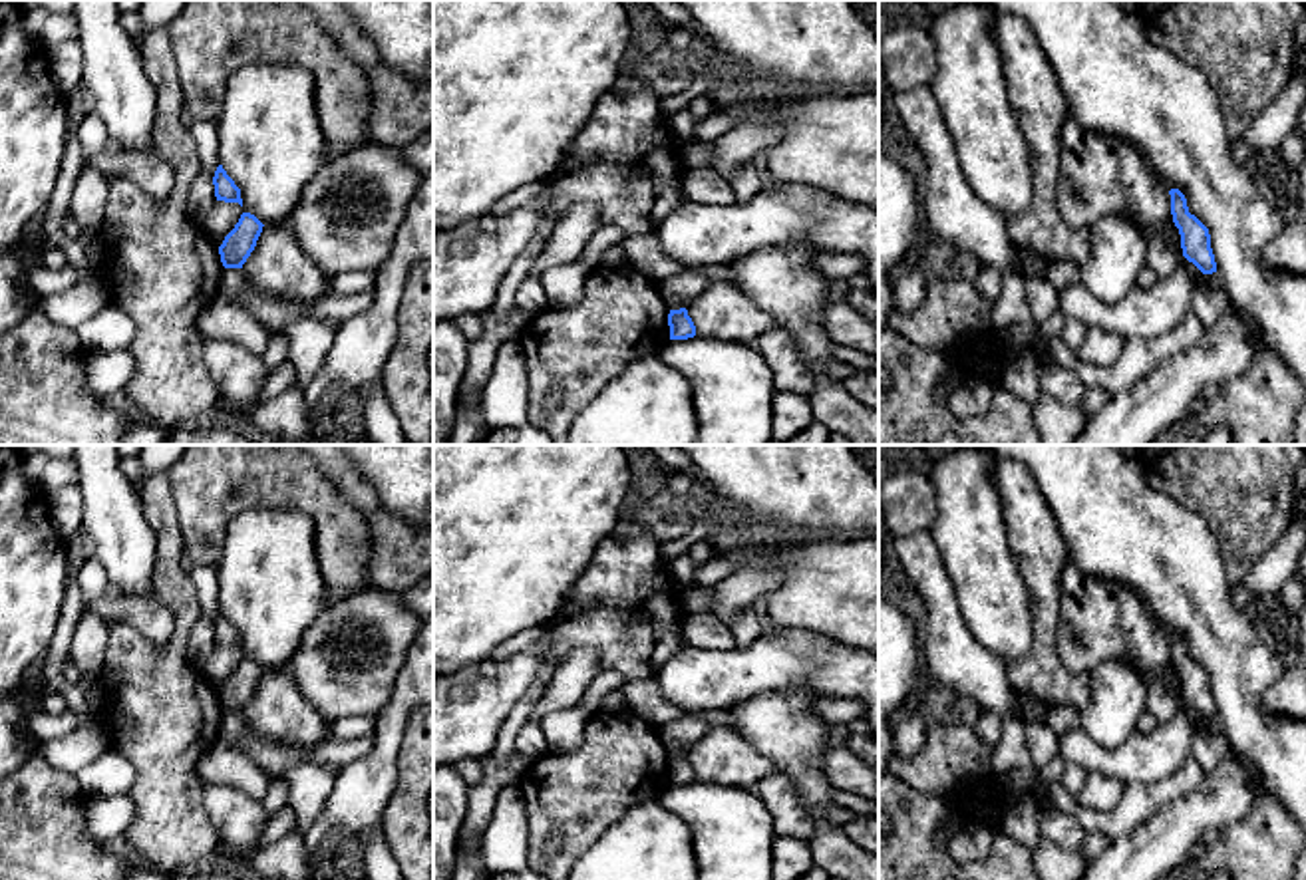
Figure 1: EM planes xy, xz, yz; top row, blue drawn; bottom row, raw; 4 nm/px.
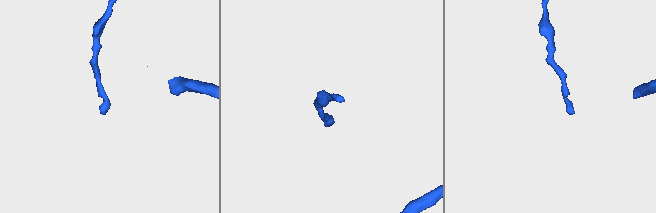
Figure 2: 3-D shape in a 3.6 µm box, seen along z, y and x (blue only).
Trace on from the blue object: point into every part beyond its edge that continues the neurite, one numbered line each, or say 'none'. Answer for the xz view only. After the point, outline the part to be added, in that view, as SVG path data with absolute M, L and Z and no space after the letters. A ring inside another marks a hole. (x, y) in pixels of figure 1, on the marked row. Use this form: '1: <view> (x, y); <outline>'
none

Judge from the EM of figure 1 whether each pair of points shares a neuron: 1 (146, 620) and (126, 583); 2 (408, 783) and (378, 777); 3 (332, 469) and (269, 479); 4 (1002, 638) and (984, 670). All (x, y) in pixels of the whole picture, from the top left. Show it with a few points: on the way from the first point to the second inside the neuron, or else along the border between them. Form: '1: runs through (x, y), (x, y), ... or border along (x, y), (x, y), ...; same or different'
1: border along (110, 588), (132, 598), (154, 598); different
2: border along (404, 735), (384, 827); different
3: border along (317, 465), (354, 507); different
4: border along (963, 618), (969, 630), (1004, 662); different

